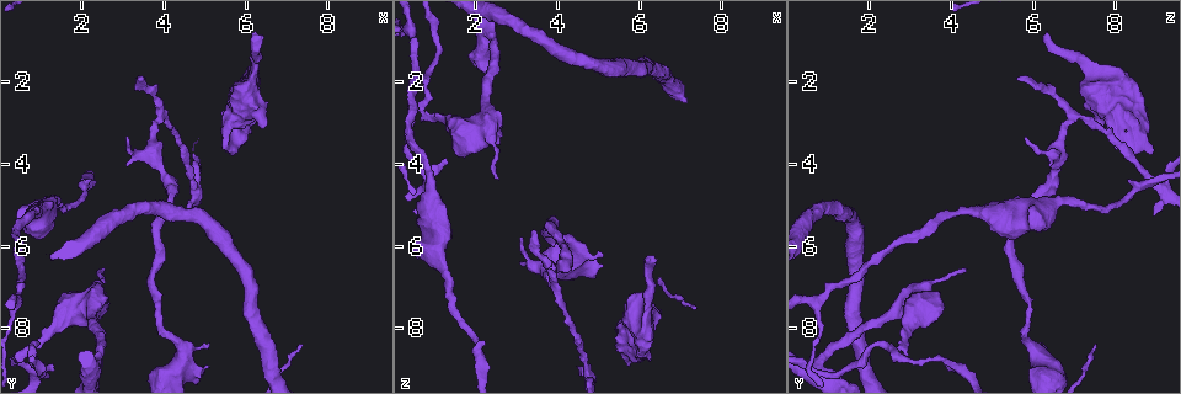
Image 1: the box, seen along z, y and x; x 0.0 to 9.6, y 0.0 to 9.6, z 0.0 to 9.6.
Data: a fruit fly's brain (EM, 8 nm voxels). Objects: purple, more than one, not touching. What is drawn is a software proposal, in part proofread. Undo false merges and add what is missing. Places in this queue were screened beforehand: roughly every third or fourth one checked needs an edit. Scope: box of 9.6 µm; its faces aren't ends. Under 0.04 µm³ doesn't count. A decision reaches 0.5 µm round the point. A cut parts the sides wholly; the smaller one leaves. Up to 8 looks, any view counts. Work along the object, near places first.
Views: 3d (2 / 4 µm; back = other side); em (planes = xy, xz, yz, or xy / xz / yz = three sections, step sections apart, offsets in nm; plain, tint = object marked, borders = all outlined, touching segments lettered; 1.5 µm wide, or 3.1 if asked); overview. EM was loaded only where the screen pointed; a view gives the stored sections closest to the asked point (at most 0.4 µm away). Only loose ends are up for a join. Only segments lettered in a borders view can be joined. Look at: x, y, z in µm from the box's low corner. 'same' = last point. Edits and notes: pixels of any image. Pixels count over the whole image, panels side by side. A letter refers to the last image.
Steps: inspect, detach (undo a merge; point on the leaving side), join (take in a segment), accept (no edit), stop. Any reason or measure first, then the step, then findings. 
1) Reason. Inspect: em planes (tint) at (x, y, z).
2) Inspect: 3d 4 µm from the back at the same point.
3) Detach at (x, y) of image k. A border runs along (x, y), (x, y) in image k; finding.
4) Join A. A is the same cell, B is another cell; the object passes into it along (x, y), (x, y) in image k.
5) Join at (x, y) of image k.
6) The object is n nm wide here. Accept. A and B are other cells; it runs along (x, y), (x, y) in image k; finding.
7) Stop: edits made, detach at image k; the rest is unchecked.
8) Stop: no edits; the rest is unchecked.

Sharp bend. Inspect: em planes (borders) at (0.70, 8.50, 2.70).

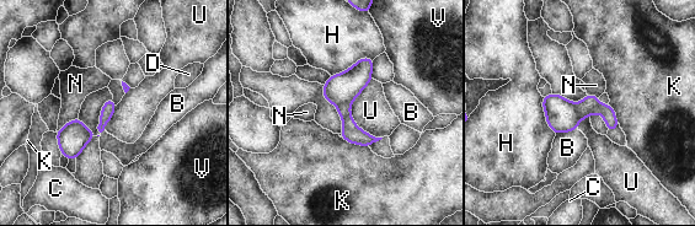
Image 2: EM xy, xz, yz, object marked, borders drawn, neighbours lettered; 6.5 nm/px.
Detach at (589, 105) of image 2. B, C, D, H, K, N, U and V are other cells; a border runs along (577, 105), (581, 118) in image 2; two neurons meet here.

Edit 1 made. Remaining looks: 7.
Sharp bend. Inspect: em yz step 4 (tint) at (3.95, 2.85, 6.95).

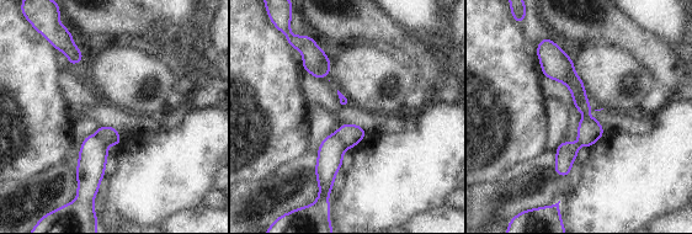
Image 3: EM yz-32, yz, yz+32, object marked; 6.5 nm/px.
Inspect: em xz step 4 (borders) at the same point.

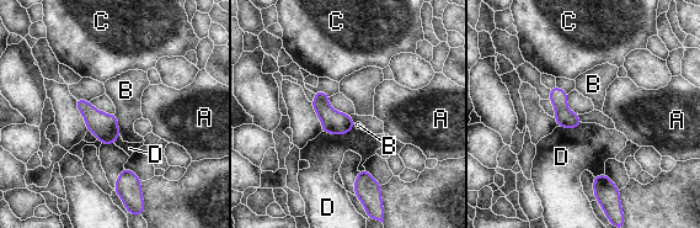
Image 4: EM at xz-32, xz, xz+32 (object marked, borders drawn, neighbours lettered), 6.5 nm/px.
Detach at (332, 121) of image 4. A, B, C and D are other cells; a border runs along (315, 97), (327, 106) in image 4; two neurons meet here.

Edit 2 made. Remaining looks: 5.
Branch stops here. Inspect: em yz step 8 (borders) at (6.15, 0.85, 6.35).

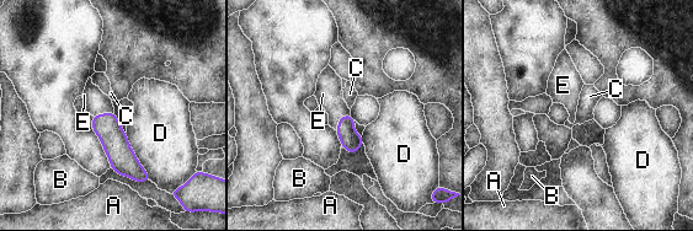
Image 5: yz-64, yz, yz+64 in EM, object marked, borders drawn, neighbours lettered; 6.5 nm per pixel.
Join at (329, 92) of image 5. E is the same cell, A, B, C and D are other cells; the object passes into it along (350, 140), (340, 119), (329, 92) in image 5; it goes on there.

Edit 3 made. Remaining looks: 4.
Stop: edits made, detach at image 2, detach at image 4, join at image 5; the rest is unchecked.

